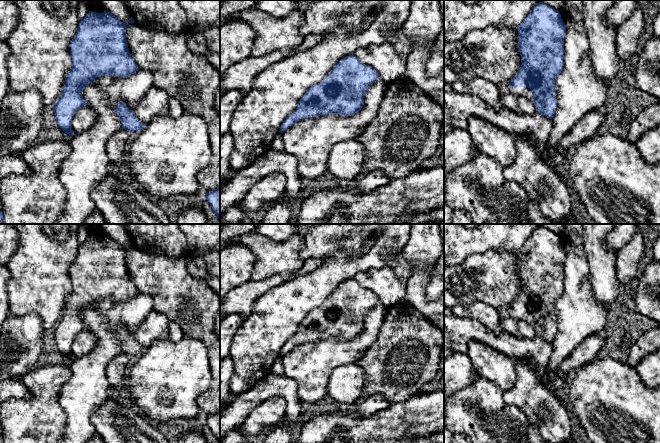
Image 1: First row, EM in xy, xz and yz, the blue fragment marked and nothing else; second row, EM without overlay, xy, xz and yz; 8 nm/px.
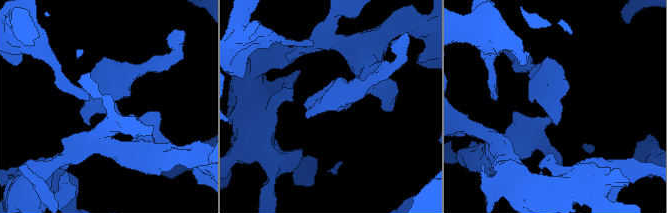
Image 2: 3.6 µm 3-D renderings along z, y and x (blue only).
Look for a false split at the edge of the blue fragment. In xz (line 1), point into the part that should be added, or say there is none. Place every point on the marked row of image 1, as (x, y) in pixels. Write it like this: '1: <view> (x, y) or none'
1: none

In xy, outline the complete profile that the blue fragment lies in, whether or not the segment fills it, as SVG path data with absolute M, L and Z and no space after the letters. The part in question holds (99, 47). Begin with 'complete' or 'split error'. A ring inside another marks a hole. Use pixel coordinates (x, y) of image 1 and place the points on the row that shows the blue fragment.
complete | M89 11L80 21L70 47L72 68L66 75L62 93L54 104L55 119L58 126L70 137L74 135L72 119L76 111L87 105L81 90L90 84L96 77L114 75L127 77L139 70L128 49L126 30L128 25L121 22L108 11L96 13Z

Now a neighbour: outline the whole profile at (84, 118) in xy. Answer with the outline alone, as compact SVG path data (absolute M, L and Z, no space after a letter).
M87 105L79 108L72 119L72 130L79 134L90 129L97 121L95 112Z

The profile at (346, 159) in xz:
M357 140L338 142L329 153L327 171L340 179L354 179L364 167L364 154L364 146Z

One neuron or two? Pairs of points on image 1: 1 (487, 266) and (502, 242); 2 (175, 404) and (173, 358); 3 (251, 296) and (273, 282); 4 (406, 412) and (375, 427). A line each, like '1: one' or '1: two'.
1: two
2: one
3: one
4: one

